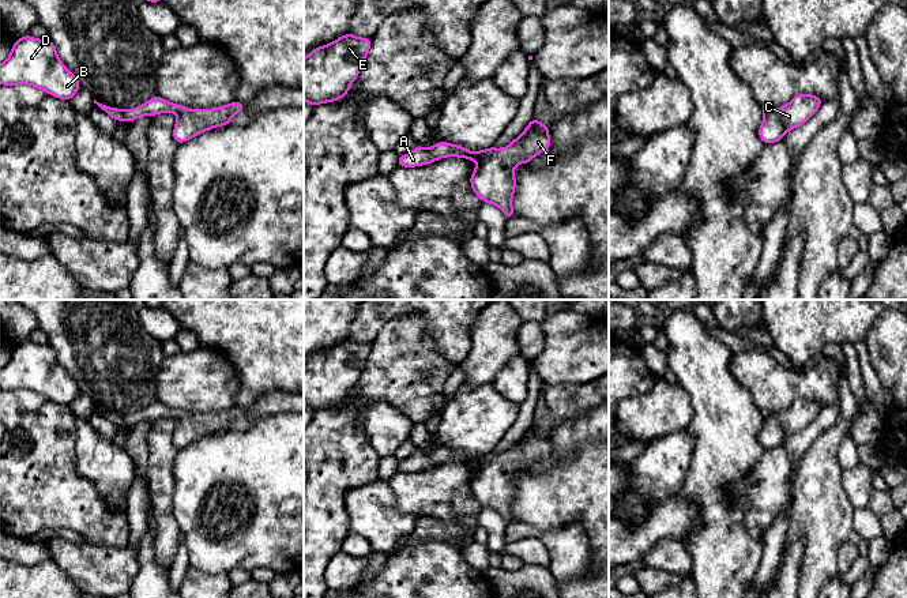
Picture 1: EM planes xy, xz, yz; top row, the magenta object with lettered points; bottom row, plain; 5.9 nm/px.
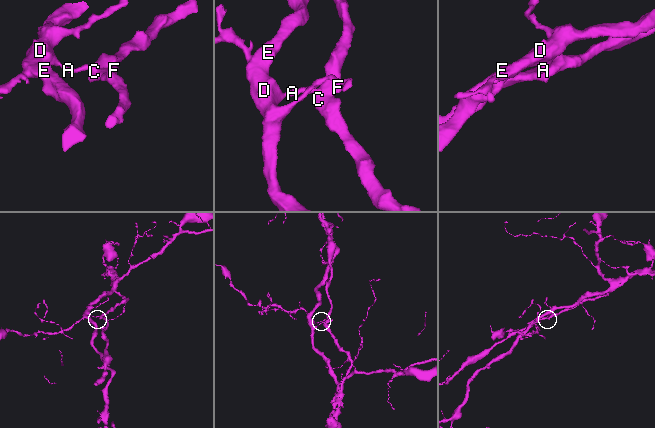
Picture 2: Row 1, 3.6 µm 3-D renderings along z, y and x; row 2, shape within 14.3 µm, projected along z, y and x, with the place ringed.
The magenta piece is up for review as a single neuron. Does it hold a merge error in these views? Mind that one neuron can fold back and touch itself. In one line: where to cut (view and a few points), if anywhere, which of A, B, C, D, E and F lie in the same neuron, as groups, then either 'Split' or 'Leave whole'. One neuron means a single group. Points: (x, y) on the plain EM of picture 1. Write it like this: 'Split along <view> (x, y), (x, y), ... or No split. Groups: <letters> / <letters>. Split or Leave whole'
Split along xz (485, 455), (474, 465). Groups: A B D E / C F. Split

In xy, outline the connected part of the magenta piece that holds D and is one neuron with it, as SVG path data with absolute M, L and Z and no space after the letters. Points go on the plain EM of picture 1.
M20 342L11 354L8 364L0 369L0 390L30 390L52 402L69 406L80 394L78 383L60 366L56 350L50 345Z

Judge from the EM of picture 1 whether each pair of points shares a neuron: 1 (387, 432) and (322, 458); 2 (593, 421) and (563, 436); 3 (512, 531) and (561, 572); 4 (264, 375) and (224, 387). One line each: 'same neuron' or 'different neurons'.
1: different neurons
2: same neuron
3: same neuron
4: different neurons

